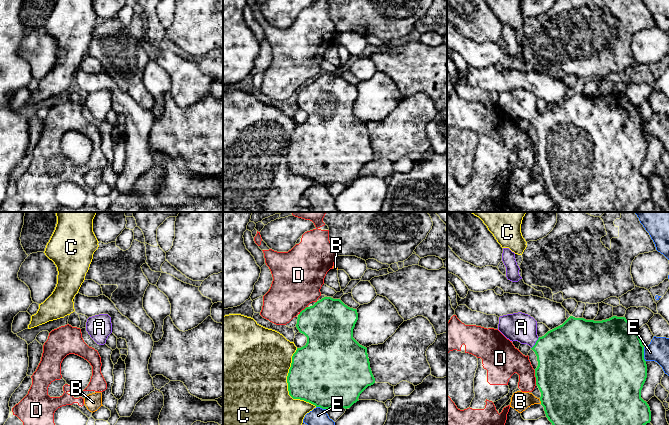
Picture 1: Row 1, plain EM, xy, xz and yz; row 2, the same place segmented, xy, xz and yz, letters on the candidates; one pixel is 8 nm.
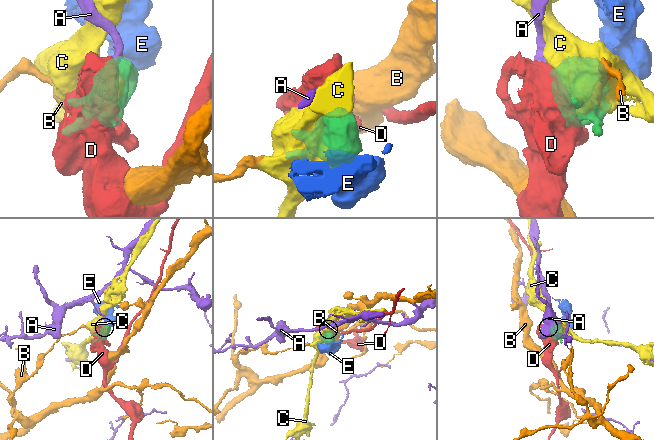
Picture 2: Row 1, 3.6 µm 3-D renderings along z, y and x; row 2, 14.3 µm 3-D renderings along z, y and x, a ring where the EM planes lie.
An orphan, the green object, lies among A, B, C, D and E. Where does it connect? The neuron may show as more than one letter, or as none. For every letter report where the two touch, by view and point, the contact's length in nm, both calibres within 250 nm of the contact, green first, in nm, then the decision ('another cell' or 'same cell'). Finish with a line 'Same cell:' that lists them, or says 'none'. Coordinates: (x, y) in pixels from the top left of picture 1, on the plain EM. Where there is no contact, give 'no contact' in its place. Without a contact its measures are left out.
A: contact yz (535, 119); length 120 nm; calibres 440 and 240 nm; same cell
B: contact yz (540, 176); length 40 nm; calibres 480 and 160 nm; another cell
C: contact xz (288, 161); length 500 nm; calibres 460 and 480 nm; another cell
D: contact yz (535, 152); length 120 nm; calibres 500 and 220 nm; another cell
E: contact yz (643, 130); length 120 nm; calibres 500 and 180 nm; another cell
Same cell: A

